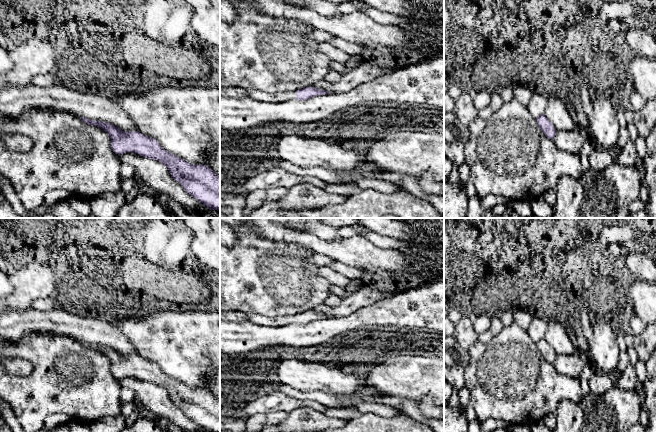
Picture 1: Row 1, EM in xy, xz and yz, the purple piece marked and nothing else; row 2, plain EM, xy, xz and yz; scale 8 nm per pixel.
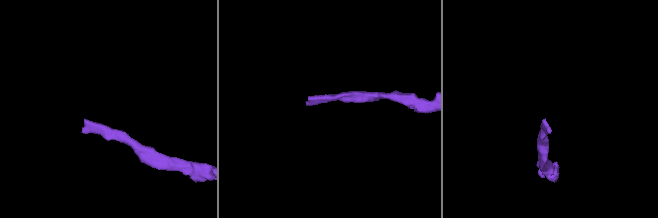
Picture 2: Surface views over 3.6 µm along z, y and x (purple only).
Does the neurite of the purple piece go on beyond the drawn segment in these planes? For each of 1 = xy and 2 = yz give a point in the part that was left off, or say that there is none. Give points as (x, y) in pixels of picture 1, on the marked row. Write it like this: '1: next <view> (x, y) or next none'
1: next none
2: next none

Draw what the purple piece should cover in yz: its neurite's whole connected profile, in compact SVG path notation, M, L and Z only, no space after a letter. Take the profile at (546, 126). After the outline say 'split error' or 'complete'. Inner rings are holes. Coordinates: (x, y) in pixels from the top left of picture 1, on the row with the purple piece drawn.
M541 114L536 120L545 136L552 140L557 132L553 124L548 120L548 118L544 114Z; complete

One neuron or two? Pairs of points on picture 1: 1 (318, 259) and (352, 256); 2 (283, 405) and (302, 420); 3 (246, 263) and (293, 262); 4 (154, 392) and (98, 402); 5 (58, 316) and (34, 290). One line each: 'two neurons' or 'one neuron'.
1: two neurons
2: two neurons
3: one neuron
4: two neurons
5: two neurons

